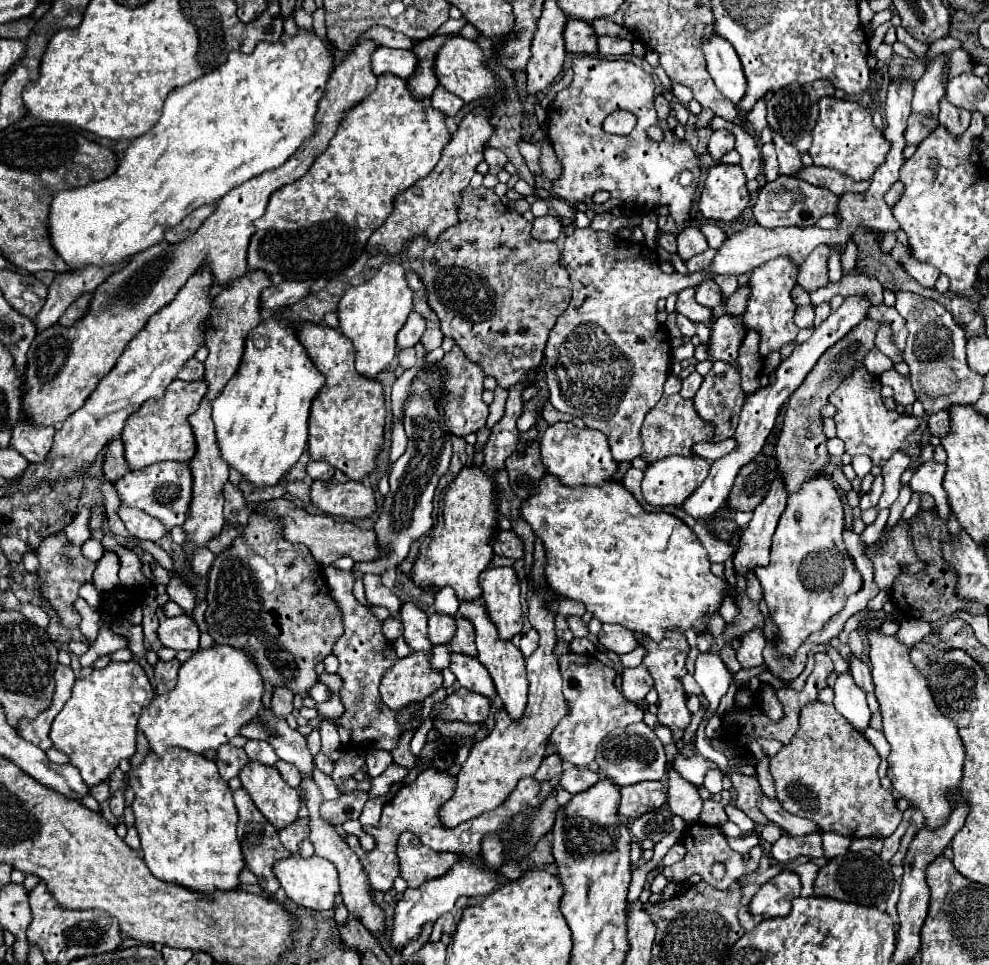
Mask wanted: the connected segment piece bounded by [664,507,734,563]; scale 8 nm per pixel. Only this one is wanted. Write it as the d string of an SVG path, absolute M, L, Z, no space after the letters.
M666 507L664 511L666 511L666 513L672 513L674 517L678 517L680 521L684 521L684 523L694 531L694 535L700 539L702 547L708 551L708 559L710 559L712 563L726 563L728 559L732 559L732 555L734 555L732 547L730 547L728 543L716 539L712 533L708 533L708 529L706 529L702 523L698 523L698 521L694 521L690 515L682 513L680 507Z

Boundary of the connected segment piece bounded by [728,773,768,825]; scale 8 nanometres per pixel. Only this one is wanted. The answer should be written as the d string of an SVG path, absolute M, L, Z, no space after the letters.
M728 773L732 785L738 791L738 807L758 825L768 823L768 819L760 813L760 809L756 807L756 799L760 795L760 783L756 777L746 777L746 775L738 775L738 773Z

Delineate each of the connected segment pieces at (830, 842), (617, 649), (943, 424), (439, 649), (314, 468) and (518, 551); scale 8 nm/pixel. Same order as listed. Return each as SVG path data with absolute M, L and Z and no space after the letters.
M822 833L822 841L824 841L824 857L832 859L836 855L842 855L848 851L852 839L836 835L836 833Z
M608 623L602 627L602 631L598 635L598 641L604 645L606 651L614 651L618 655L630 653L638 645L632 631L628 631L622 625L608 625Z
M938 411L938 413L930 415L928 431L930 431L930 435L944 437L950 431L950 413L948 411Z
M434 645L432 651L430 651L432 669L436 669L436 671L446 669L448 667L448 655L450 655L450 651L448 651L446 645Z
M310 461L308 463L308 475L312 479L322 479L322 481L330 481L334 477L334 467L326 461Z
M498 531L492 543L494 555L504 555L504 557L512 557L512 559L520 559L524 553L522 541L514 535L514 531Z

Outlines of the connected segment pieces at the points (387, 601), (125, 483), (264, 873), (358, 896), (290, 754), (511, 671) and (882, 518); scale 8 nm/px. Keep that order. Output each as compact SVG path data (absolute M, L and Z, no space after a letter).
M364 575L364 589L366 589L366 599L372 605L386 607L390 611L390 617L396 617L400 613L400 609L402 609L400 599L380 583L380 577Z
M170 461L154 463L140 471L128 471L124 477L114 481L114 489L124 505L146 511L148 515L158 517L162 523L166 523L172 529L174 525L182 525L188 513L190 489L192 489L190 467L188 463L170 463Z
M238 789L234 791L234 803L236 803L236 809L238 809L238 815L240 815L240 821L238 821L238 841L240 841L240 847L242 847L242 855L244 855L244 863L246 863L246 869L252 871L256 877L258 877L258 885L260 889L266 893L266 895L274 895L280 887L278 879L274 877L272 873L272 865L276 859L284 859L288 857L290 853L286 853L286 849L282 849L282 843L278 841L278 831L270 825L270 821L256 809L256 805L252 803L250 795L244 791L244 789Z
M312 779L312 781L302 781L300 787L306 789L306 795L308 795L308 803L306 803L306 805L308 805L308 811L310 811L310 831L312 831L312 833L310 833L310 841L314 843L314 853L316 853L318 857L324 857L324 859L328 859L330 863L336 865L338 875L340 875L340 893L342 893L342 897L344 897L344 905L346 905L356 917L362 917L362 923L364 923L366 929L370 929L374 935L382 933L382 929L384 929L384 913L382 913L380 907L376 907L374 901L372 901L370 887L368 887L368 879L366 879L366 873L364 873L360 861L358 861L356 853L346 845L346 841L336 833L336 829L334 829L332 825L326 825L326 821L320 819L320 811L318 811L318 809L320 809L320 803L322 803L322 795L320 795L320 791L318 791L314 779Z
M266 709L266 713L260 713L256 721L246 725L240 735L244 735L246 739L268 741L282 761L288 761L298 767L302 779L312 777L314 763L312 753L306 745L306 737L296 729L290 729L286 721L278 721L276 717L272 717L270 709Z
M462 601L460 603L460 611L458 615L466 617L472 621L474 629L476 629L476 647L478 647L478 659L480 663L488 669L496 693L502 699L502 707L506 709L506 713L510 715L512 721L520 721L524 717L524 709L526 709L526 697L528 697L528 679L526 679L526 663L524 663L524 655L520 653L518 647L512 645L512 641L500 641L496 627L492 621L488 621L488 613L484 607L474 605L472 601Z
M889 509L881 510L876 520L872 524L867 525L864 532L860 535L861 540L863 542L875 543L880 538L880 533L887 523L889 514Z

